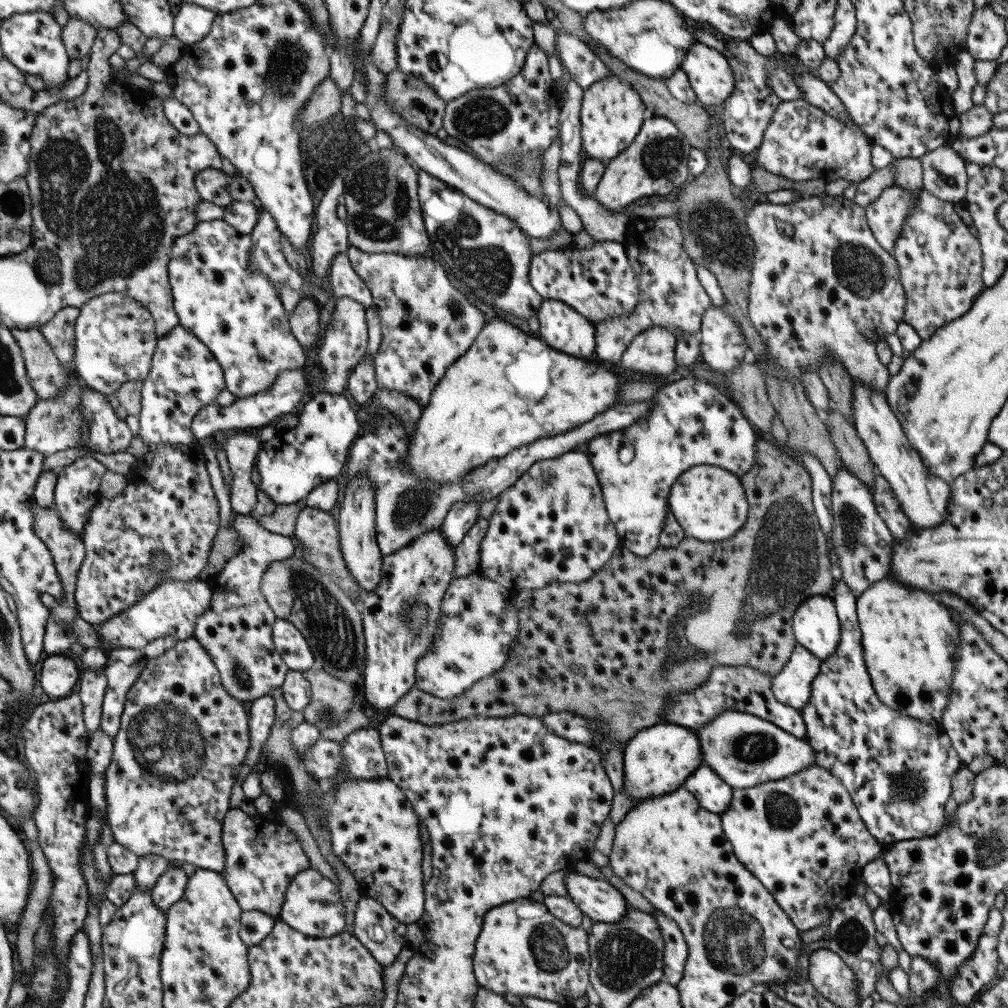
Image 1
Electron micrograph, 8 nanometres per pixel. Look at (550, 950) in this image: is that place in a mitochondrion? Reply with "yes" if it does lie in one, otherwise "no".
yes

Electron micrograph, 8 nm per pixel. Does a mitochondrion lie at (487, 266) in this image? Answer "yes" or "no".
yes

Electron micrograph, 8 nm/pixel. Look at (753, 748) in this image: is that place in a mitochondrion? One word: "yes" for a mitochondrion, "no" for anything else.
yes

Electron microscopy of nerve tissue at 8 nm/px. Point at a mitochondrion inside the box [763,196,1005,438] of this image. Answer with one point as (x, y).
(863, 270)

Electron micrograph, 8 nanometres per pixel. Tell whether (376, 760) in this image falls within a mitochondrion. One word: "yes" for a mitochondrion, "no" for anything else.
no

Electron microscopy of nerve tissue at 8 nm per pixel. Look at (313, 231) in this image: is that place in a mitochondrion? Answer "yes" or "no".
no

